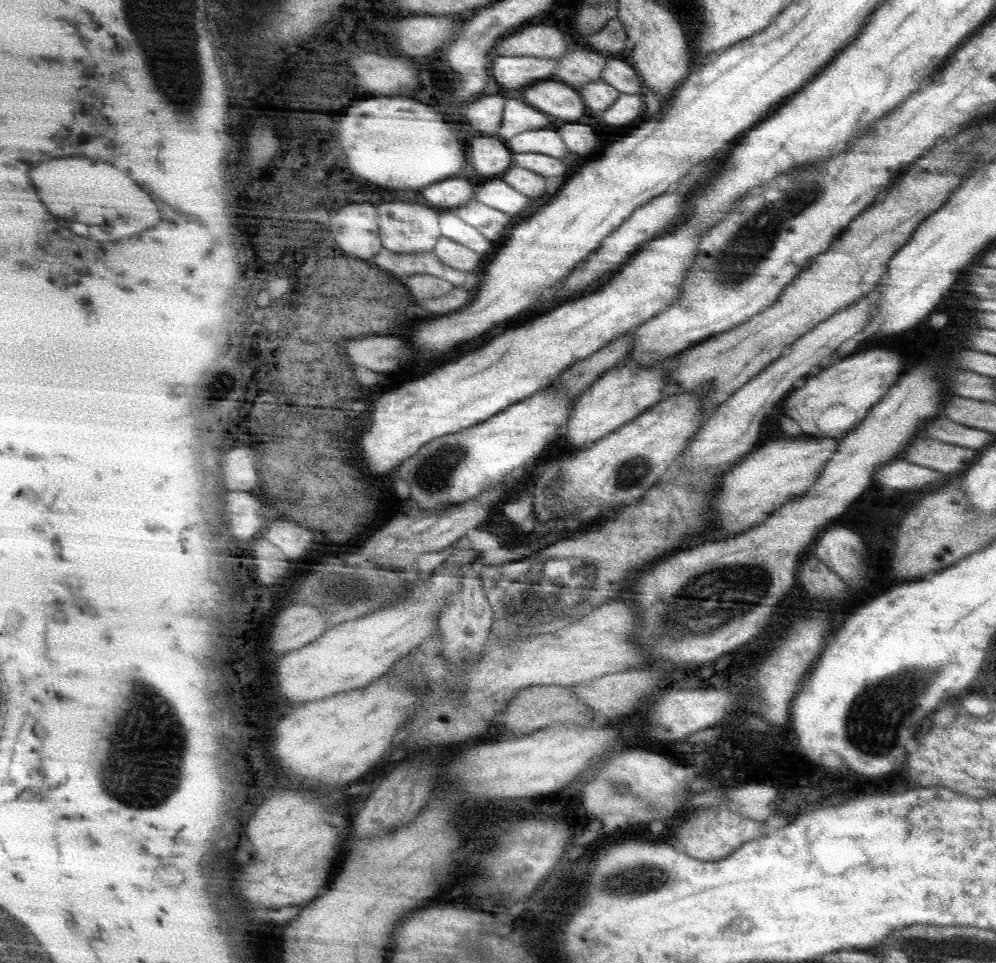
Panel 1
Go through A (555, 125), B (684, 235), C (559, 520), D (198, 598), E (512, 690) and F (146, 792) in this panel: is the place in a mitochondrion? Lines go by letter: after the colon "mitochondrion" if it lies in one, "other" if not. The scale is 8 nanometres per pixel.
A: other
B: other
C: mitochondrion
D: mitochondrion
E: other
F: mitochondrion

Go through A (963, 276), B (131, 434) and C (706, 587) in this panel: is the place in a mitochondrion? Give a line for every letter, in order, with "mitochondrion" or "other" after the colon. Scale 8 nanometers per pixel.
A: other
B: other
C: mitochondrion

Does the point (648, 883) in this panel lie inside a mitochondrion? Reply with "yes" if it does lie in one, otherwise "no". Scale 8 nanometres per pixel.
yes

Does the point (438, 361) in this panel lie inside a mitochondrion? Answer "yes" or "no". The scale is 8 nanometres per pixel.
no

